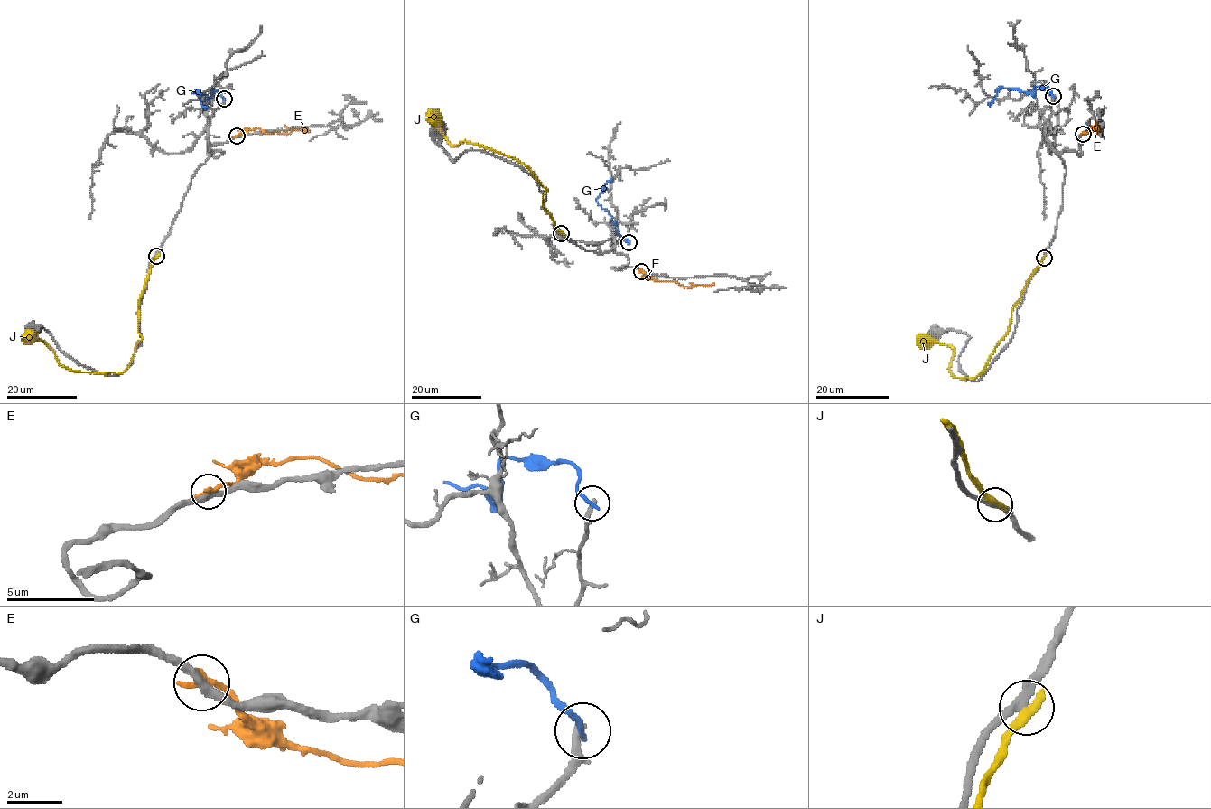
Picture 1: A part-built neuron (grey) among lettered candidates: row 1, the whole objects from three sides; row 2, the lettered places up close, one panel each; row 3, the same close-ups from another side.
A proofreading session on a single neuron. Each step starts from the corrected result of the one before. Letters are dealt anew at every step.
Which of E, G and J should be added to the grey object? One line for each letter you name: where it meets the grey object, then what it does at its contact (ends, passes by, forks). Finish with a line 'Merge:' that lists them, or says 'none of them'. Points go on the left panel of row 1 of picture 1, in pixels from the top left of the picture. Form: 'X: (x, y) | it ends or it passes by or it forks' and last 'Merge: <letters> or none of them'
Merge: none of them

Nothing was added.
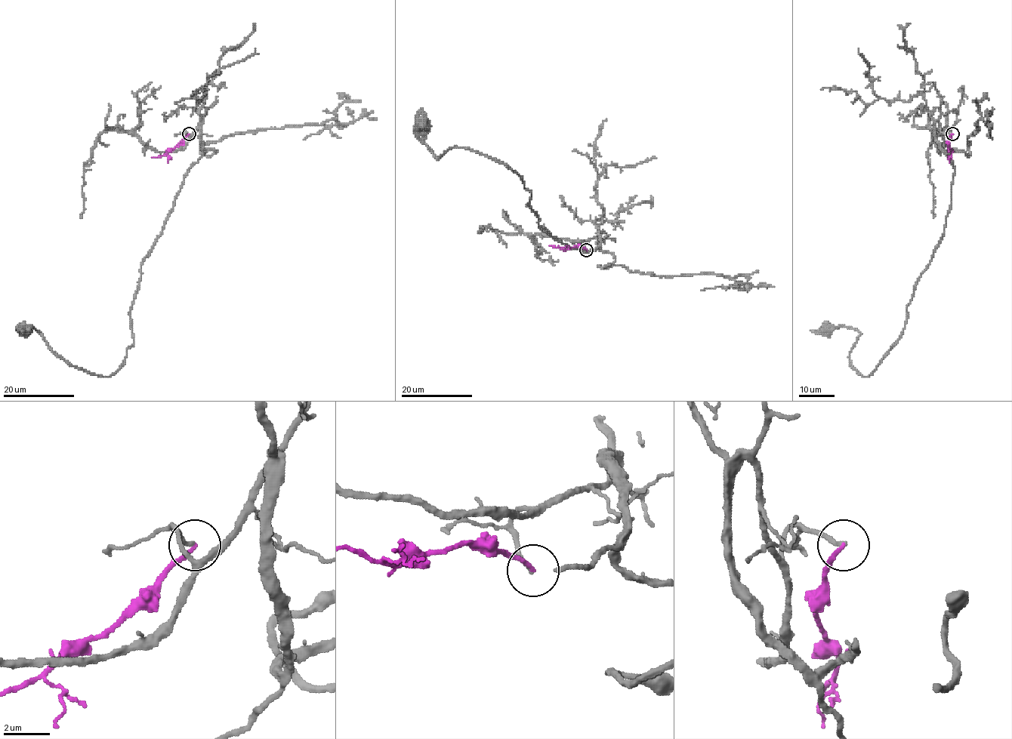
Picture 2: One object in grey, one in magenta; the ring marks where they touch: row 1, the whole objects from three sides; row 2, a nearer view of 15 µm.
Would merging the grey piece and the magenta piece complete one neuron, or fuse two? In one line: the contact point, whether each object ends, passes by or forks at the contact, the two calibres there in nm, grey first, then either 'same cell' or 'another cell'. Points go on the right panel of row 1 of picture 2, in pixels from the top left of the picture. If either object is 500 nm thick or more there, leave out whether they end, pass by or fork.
place (952, 133); grey ends; magenta ends; calibres 180 and 170 nm; another cell

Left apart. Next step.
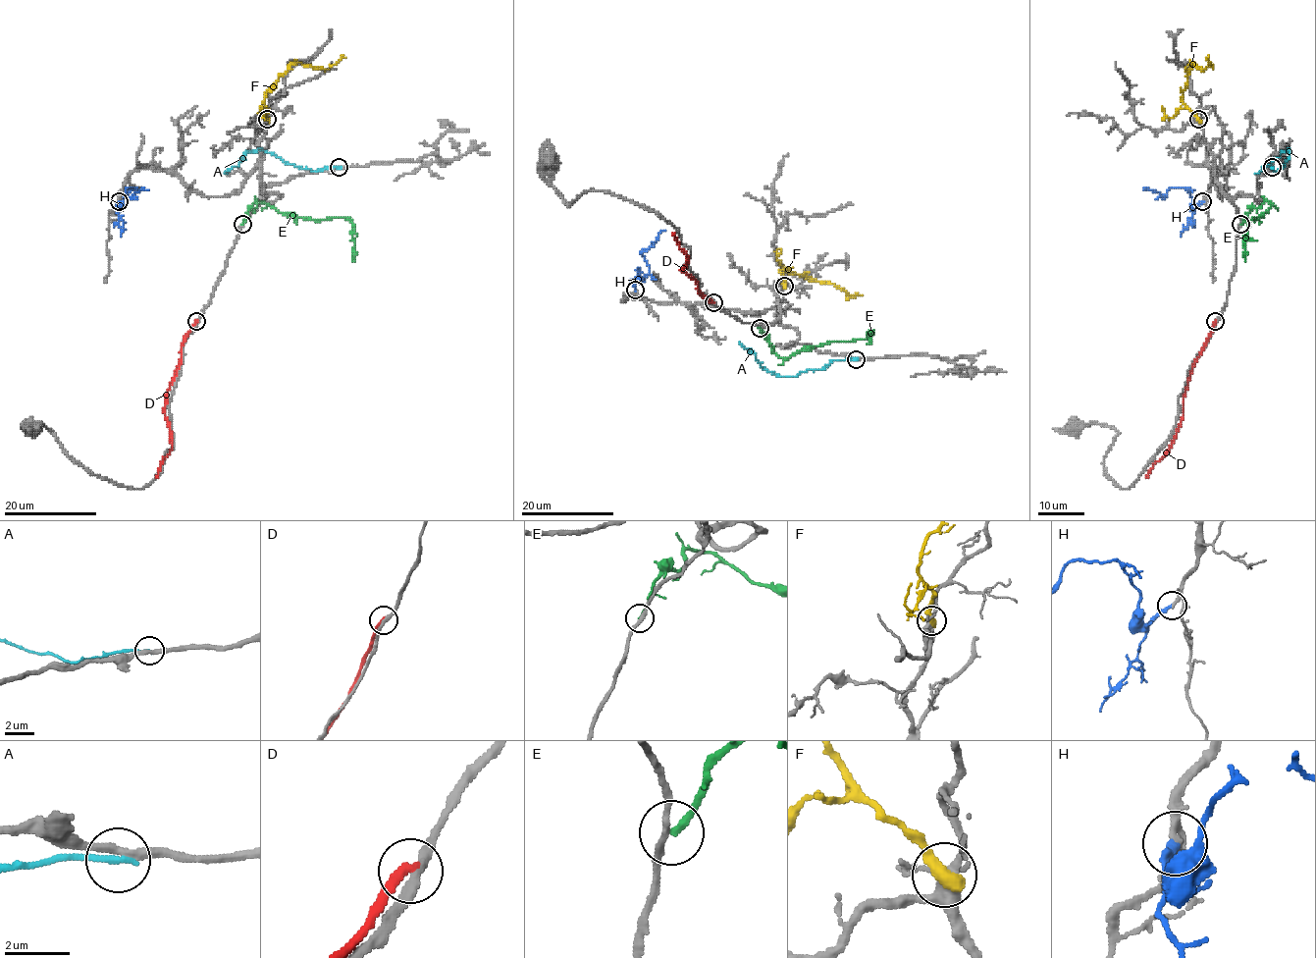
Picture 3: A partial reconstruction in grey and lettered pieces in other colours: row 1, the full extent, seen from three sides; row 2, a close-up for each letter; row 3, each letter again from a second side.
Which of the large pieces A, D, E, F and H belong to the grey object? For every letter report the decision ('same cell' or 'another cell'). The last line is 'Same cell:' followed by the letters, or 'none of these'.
A: another cell
D: another cell
E: another cell
F: another cell
H: same cell
Same cell: H

